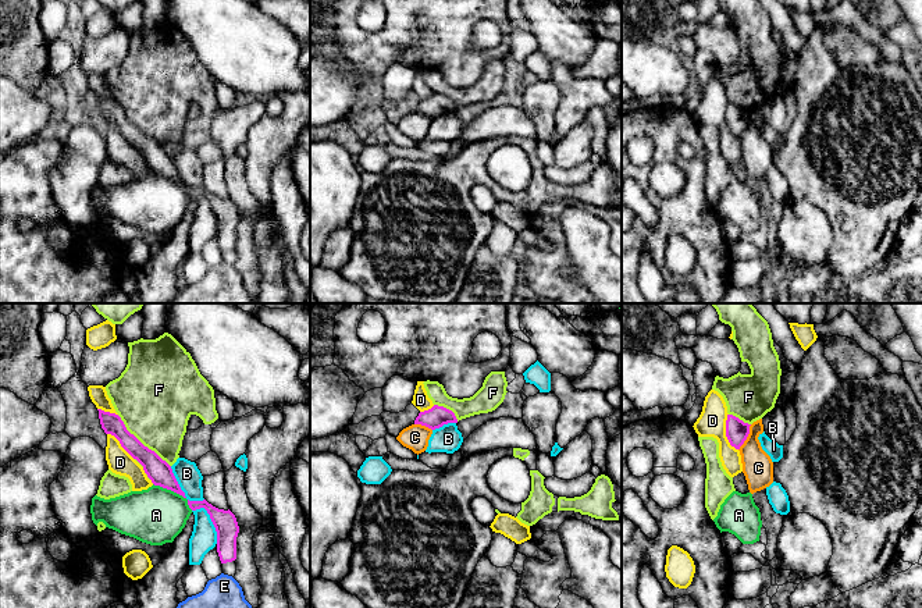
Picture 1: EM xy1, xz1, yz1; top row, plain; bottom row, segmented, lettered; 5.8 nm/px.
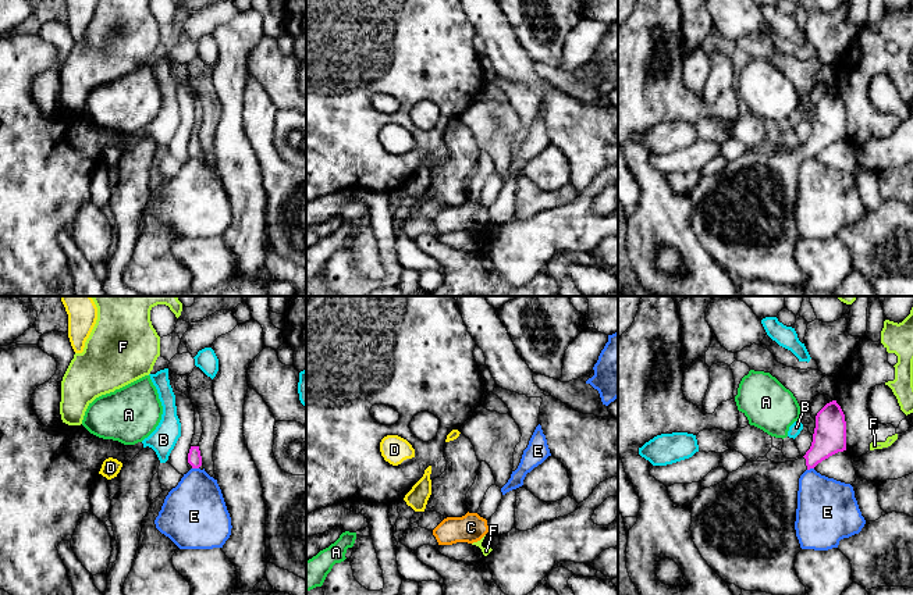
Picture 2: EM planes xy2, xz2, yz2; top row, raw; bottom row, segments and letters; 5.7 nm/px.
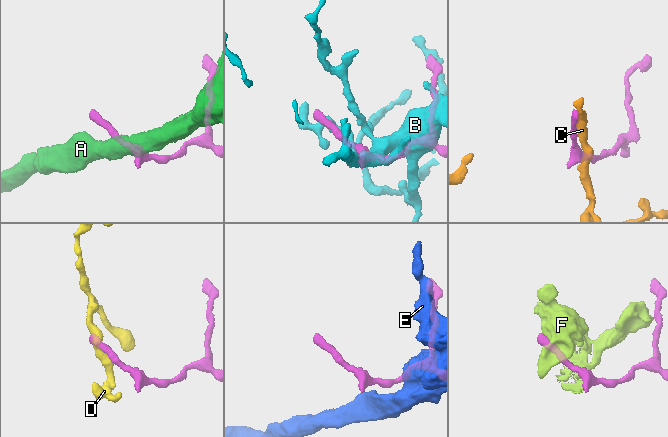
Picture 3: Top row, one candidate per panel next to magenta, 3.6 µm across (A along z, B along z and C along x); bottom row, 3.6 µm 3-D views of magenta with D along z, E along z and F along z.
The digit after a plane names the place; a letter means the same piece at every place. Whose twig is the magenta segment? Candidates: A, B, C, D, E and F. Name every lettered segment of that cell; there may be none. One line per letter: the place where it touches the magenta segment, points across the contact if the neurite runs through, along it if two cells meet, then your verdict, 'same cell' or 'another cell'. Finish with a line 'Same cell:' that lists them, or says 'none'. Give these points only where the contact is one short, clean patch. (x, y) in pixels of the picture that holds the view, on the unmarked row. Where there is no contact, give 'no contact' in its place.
A: xy1 (175, 180) | along xy1 (153, 171), (181, 182), (192, 198) | another cell
B: xy1 (181, 178) | another cell
C: yz1 (747, 124) | along yz1 (751, 113), (750, 121), (739, 138) | another cell
D: yz1 (726, 121) | another cell
E: xy2 (195, 156) | along xy2 (192, 156), (198, 157) | another cell
F: xy1 (141, 131) | another cell
Same cell: none

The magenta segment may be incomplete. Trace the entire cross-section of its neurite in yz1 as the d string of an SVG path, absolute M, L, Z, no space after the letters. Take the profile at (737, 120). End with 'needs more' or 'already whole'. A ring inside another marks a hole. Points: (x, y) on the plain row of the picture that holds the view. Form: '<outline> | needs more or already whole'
M727 103L726 109L726 125L731 135L736 138L740 138L740 135L744 132L750 122L750 114L748 111L744 111L738 106L733 103Z | already whole

